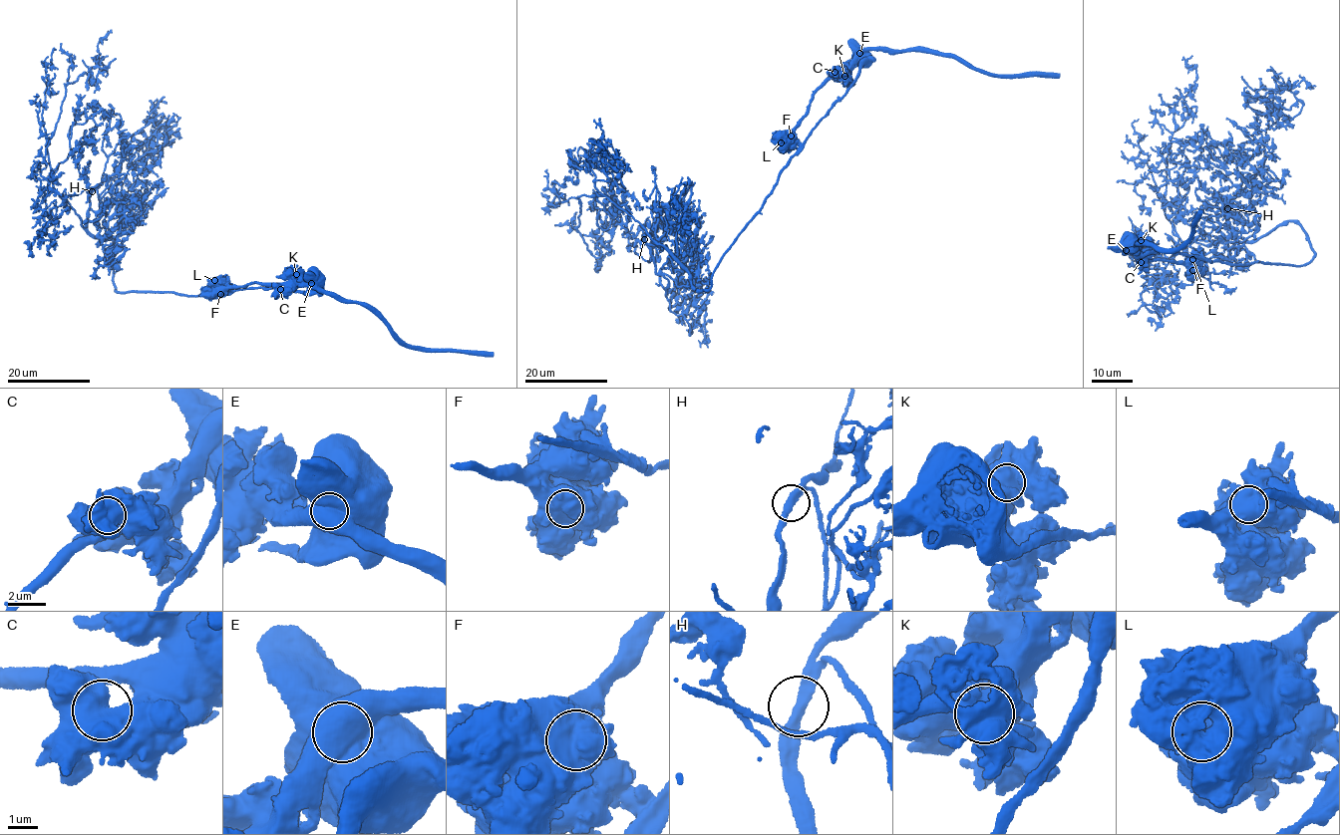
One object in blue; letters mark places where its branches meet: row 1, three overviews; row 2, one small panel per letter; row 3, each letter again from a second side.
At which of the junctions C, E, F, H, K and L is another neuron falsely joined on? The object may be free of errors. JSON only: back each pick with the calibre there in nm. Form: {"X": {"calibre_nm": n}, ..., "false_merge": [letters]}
{"E": {"calibre_nm": 1350}, "false_merge": ["E"]}

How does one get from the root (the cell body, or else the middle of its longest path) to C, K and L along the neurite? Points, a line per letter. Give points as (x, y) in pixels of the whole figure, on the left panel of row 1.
C: (314, 281), (301, 285), (293, 283), (279, 289)
K: (314, 281), (306, 284), (296, 278), (296, 274)
L: (314, 281), (268, 286), (255, 282), (235, 288), (214, 280)

